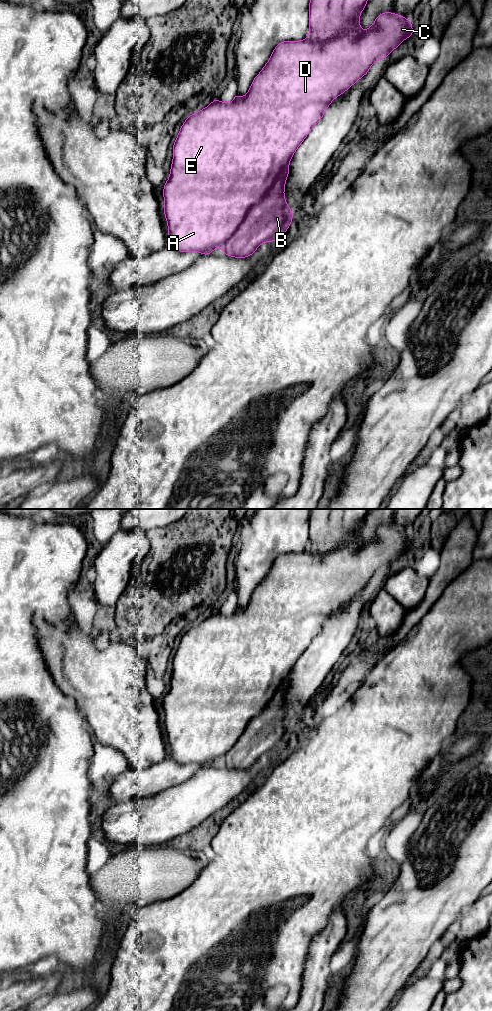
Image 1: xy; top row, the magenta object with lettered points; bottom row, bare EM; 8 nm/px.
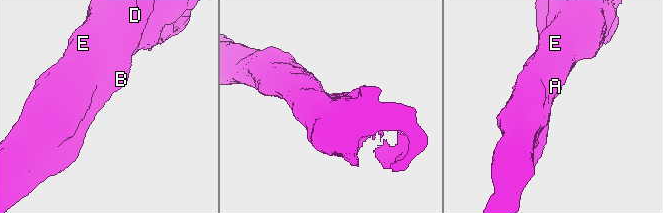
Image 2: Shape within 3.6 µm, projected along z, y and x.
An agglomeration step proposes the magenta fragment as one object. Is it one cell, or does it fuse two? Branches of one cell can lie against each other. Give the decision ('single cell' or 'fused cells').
single cell

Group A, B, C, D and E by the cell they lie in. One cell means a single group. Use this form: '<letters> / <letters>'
A B C D E

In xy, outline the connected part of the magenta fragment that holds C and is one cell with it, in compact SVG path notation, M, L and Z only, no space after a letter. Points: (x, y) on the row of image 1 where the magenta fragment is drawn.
M310 0L309 3L309 36L302 41L283 41L273 50L273 53L262 68L261 72L253 79L248 93L240 97L234 95L232 103L224 103L217 98L206 108L191 114L182 124L179 134L173 145L173 161L170 176L163 188L165 201L164 214L168 224L168 245L180 252L201 252L203 255L212 254L216 247L230 257L245 258L251 256L263 242L274 242L282 236L290 226L293 211L285 202L284 189L289 175L289 162L296 149L300 146L312 128L322 119L330 103L339 95L347 91L361 77L366 75L374 62L386 59L406 38L413 36L411 20L399 14L380 13L373 25L366 31L361 30L359 17L368 0Z

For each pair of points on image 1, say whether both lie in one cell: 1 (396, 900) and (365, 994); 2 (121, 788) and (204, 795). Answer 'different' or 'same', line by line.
1: same
2: different

